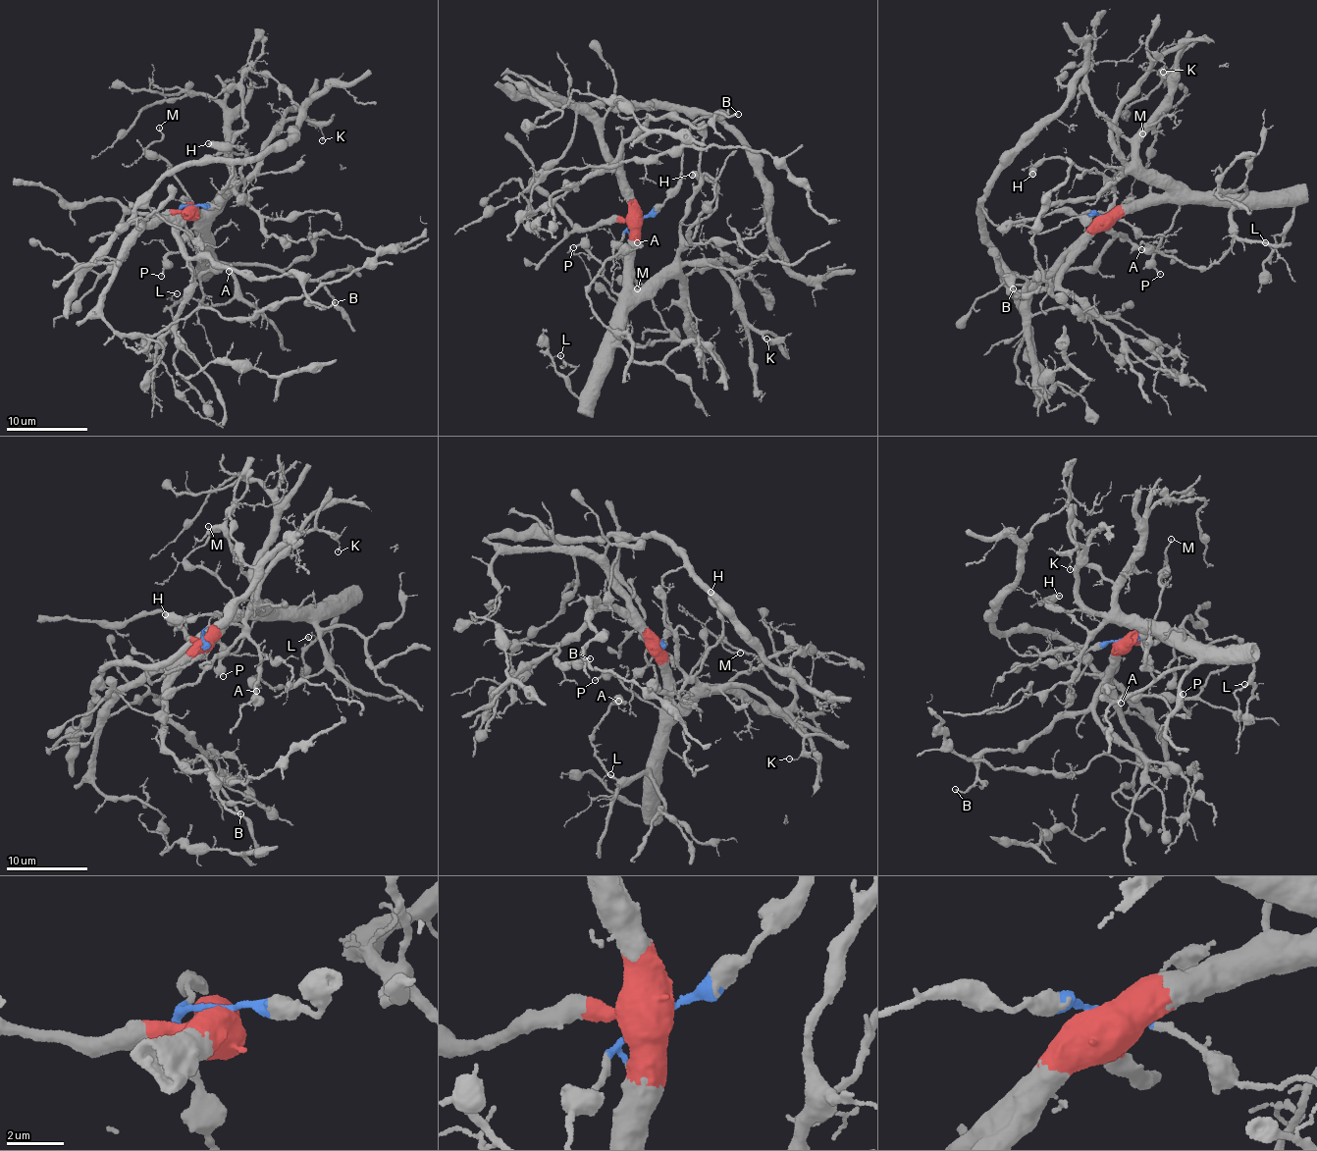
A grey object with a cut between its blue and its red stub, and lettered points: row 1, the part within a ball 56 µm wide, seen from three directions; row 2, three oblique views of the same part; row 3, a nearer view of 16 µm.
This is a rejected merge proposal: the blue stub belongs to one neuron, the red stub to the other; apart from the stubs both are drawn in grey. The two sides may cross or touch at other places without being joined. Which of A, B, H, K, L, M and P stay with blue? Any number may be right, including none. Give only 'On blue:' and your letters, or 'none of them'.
On blue: none of them

